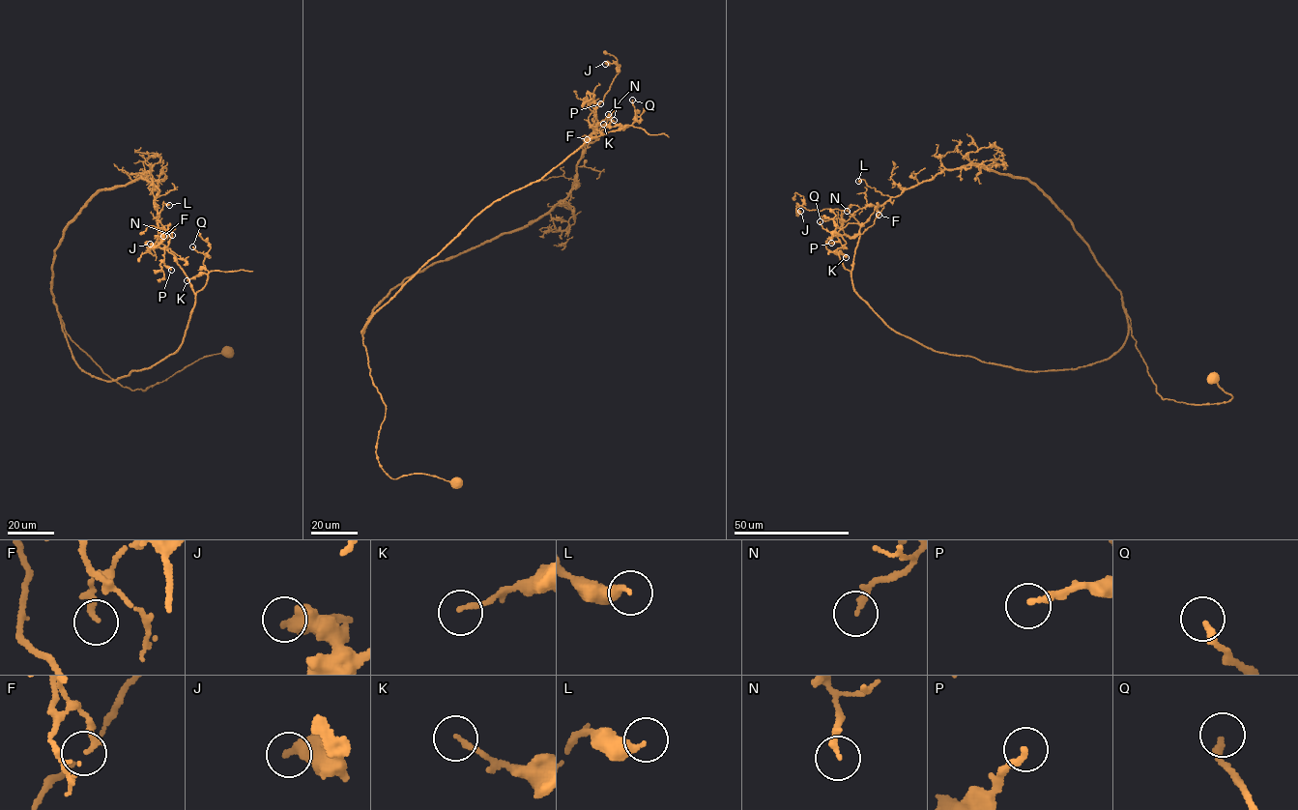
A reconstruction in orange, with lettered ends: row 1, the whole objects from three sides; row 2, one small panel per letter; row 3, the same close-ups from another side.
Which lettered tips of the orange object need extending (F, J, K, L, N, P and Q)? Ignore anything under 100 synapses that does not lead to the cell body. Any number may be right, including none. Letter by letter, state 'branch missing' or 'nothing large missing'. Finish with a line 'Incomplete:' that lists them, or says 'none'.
F: nothing large missing
J: nothing large missing
K: nothing large missing
L: nothing large missing
N: nothing large missing
P: nothing large missing
Q: nothing large missing
Incomplete: none

